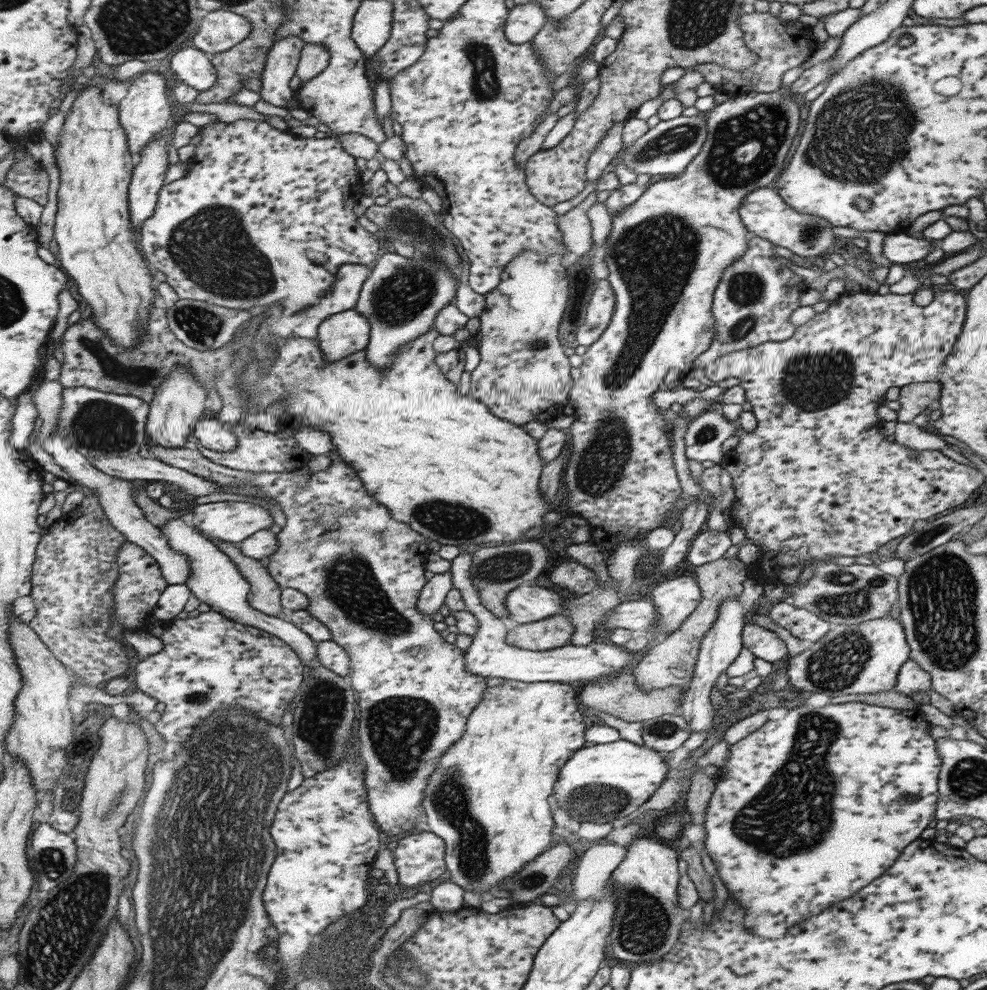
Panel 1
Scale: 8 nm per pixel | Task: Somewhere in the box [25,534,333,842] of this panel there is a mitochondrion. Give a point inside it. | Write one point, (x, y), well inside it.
(115, 804)

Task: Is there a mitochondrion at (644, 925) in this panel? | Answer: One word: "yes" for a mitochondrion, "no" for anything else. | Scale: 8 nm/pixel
yes

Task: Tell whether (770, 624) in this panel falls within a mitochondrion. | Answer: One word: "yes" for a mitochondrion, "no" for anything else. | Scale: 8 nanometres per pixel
no

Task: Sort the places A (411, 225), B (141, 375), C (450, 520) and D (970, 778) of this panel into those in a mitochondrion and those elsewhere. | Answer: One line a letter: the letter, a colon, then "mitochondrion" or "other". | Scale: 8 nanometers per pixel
A: mitochondrion
B: mitochondrion
C: mitochondrion
D: mitochondrion

